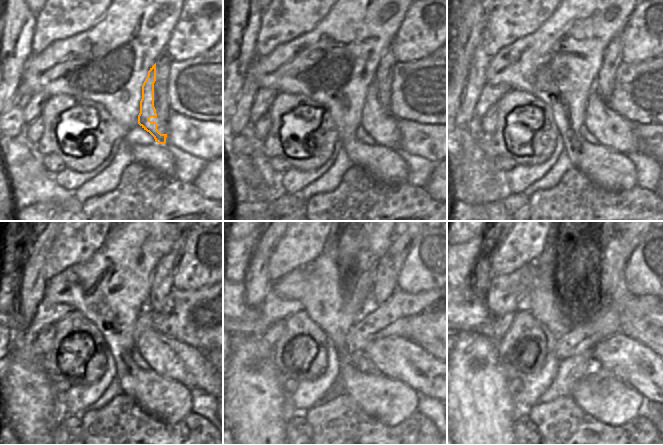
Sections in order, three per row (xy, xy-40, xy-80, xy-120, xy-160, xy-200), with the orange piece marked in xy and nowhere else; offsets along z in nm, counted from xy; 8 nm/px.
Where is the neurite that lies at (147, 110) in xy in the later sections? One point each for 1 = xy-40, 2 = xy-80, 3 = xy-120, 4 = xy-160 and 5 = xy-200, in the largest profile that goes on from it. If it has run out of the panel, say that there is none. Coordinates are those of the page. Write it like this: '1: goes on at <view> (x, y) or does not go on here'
1: goes on at xy-40 (371, 108)
2: goes on at xy-80 (596, 107)
3: goes on at xy-120 (162, 366)
4: goes on at xy-160 (386, 366)
5: goes on at xy-200 (650, 388)

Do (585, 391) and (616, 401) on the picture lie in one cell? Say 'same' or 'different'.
same

